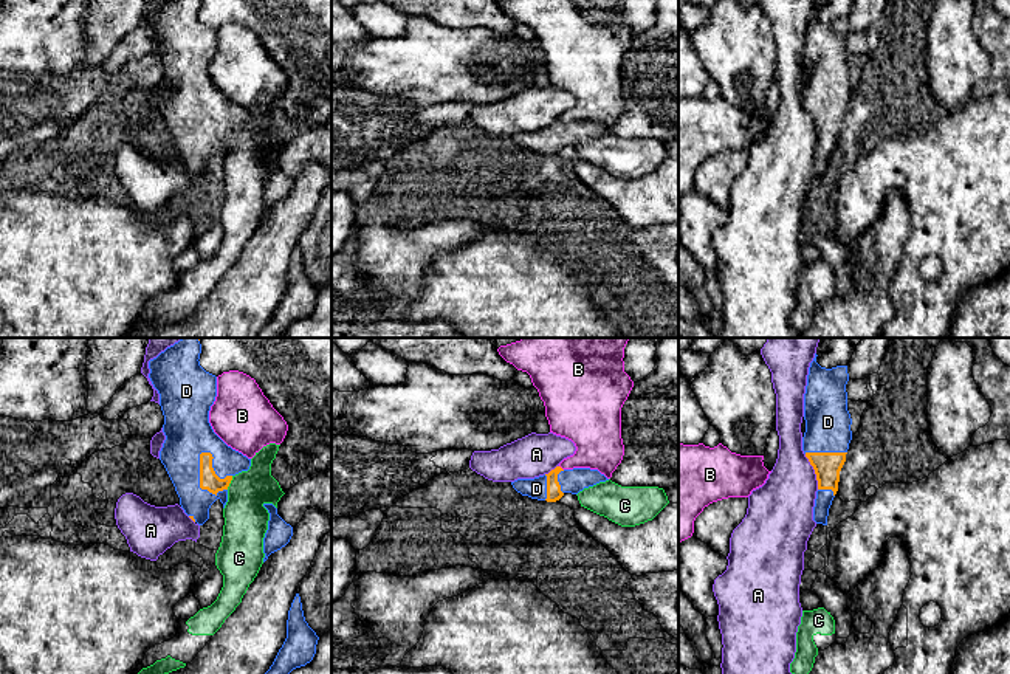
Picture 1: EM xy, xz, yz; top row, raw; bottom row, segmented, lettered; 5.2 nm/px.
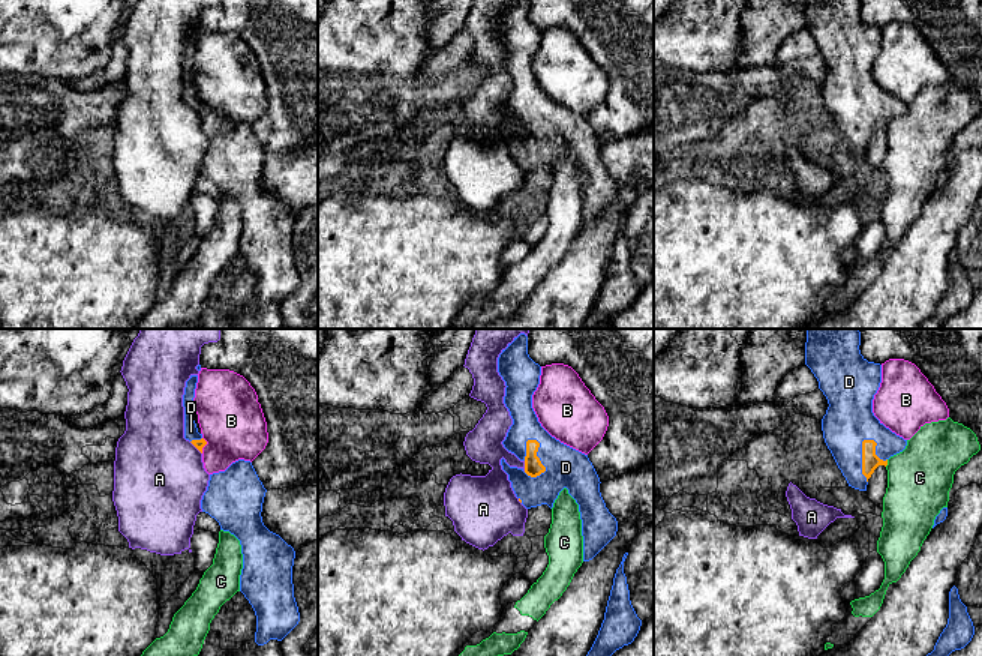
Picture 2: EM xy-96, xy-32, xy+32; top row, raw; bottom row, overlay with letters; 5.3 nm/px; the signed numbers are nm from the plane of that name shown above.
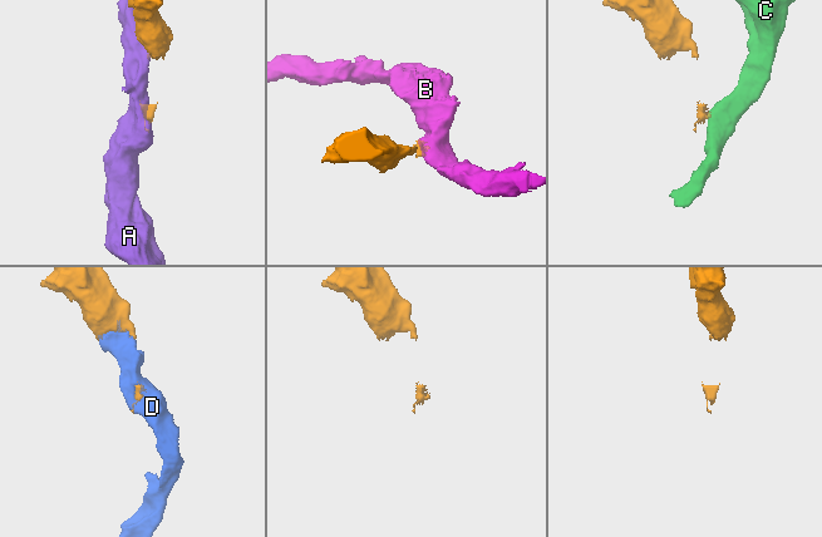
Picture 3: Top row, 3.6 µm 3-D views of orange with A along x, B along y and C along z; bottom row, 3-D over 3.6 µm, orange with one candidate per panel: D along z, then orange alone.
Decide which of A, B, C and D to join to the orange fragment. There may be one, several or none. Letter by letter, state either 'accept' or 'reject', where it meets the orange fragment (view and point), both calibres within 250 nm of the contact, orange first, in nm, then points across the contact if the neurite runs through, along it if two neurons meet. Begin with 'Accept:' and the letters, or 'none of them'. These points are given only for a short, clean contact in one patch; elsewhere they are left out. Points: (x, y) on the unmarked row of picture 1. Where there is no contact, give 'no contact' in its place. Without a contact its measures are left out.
Accept: D
A: reject; meets orange in yz at (815, 124); 140 nm thick on the orange side, 320 nm on the other
B: reject; meets orange in xz at (561, 121); 80 nm thick on the orange side, 260 nm on the other; border along xz (559, 118), (563, 123)
C: reject; meets orange in xy at (230, 135); 100 nm thick on the orange side, 220 nm on the other; border along xy (233, 129), (226, 141)
D: accept; meets orange in xy at (200, 130); 100 nm thick on the orange side, 240 nm on the other

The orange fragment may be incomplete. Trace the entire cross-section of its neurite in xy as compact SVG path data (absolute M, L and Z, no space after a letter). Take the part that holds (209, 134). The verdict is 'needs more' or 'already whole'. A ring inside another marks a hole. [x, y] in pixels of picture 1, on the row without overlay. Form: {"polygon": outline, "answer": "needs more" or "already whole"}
{"polygon": "M167 0L149 14L149 31L160 46L164 68L166 93L160 104L160 113L175 139L181 161L194 175L203 178L217 152L225 161L232 130L248 124L251 112L228 99L209 76L209 64L217 50L217 29L200 19L200 6L201 0Z", "answer": "needs more"}

